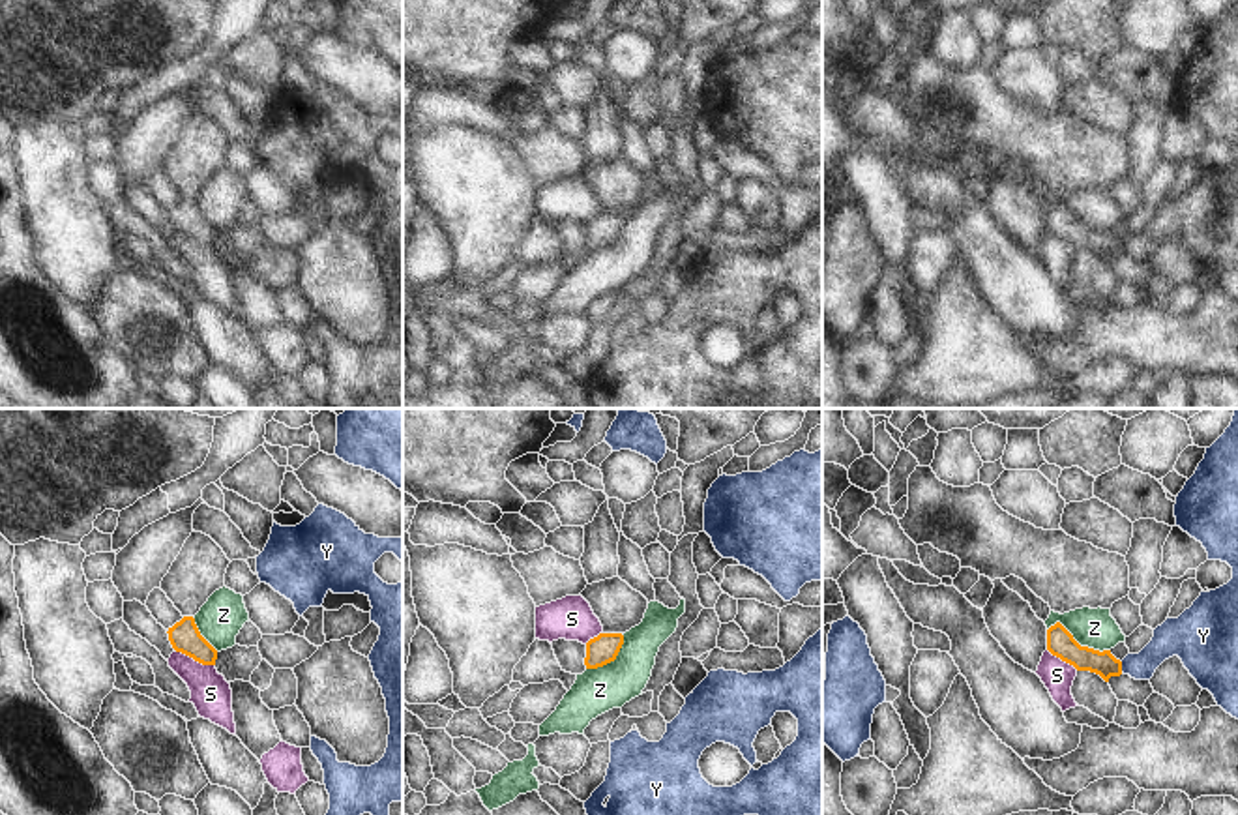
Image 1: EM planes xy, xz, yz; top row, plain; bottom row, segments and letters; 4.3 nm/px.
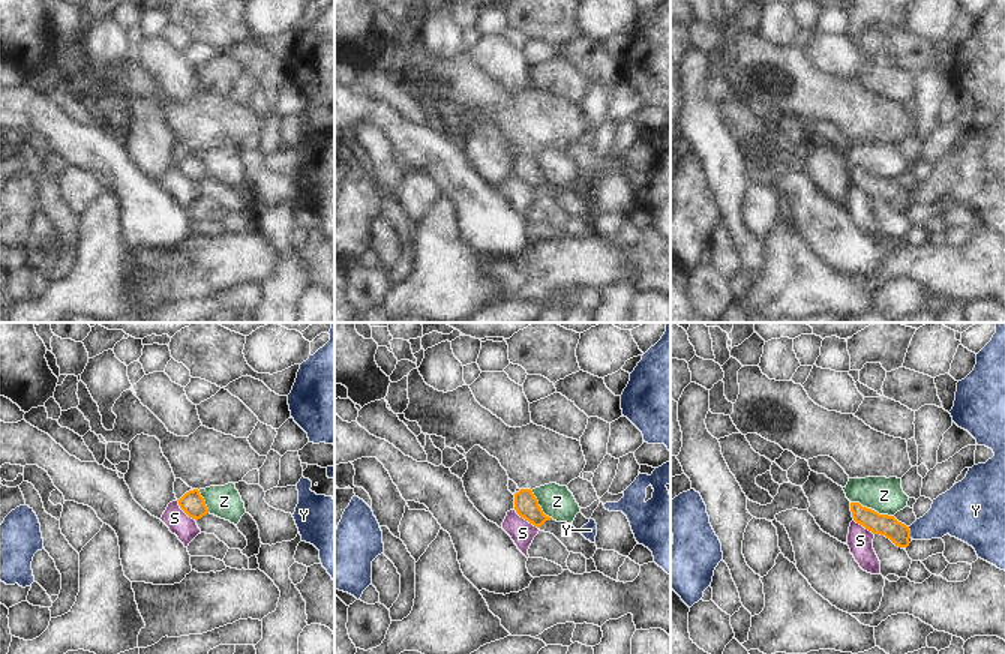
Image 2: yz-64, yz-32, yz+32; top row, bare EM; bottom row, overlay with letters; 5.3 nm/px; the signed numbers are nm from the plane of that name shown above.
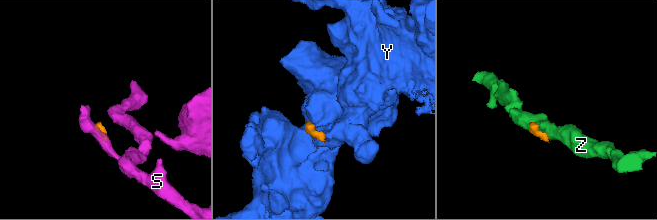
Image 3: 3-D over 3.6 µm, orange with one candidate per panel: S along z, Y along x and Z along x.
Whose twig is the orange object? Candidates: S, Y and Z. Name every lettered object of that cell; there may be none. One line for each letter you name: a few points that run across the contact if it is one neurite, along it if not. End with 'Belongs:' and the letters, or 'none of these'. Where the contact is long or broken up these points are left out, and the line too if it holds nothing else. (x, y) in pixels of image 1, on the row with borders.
Belongs: none of these

